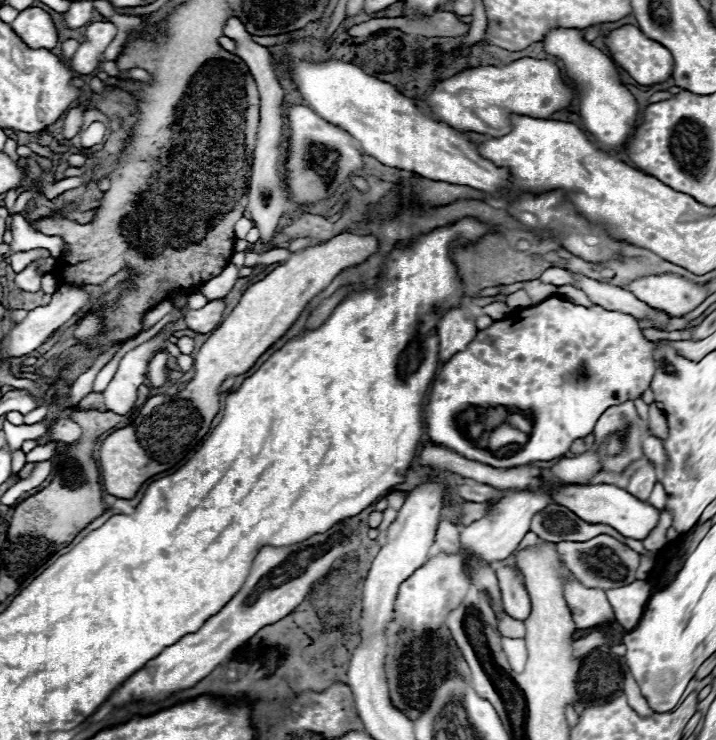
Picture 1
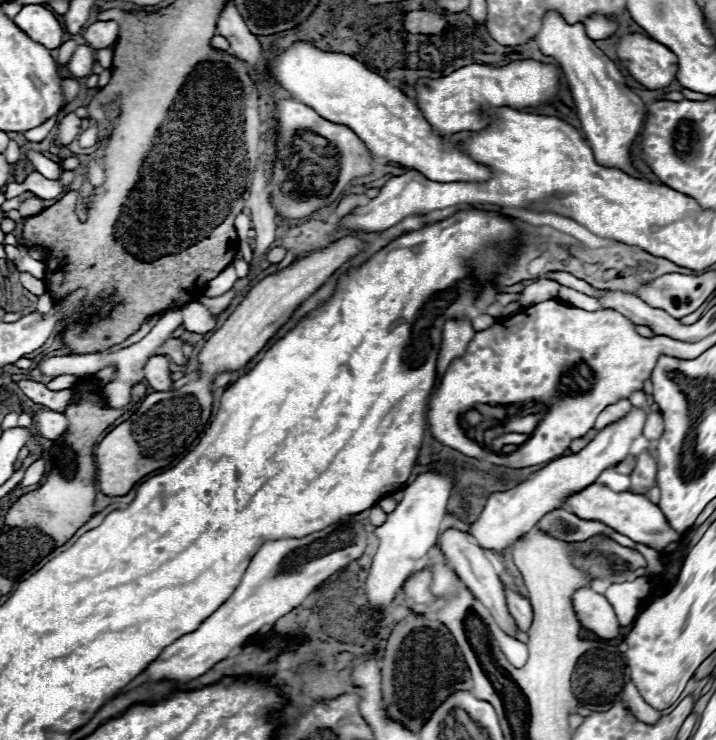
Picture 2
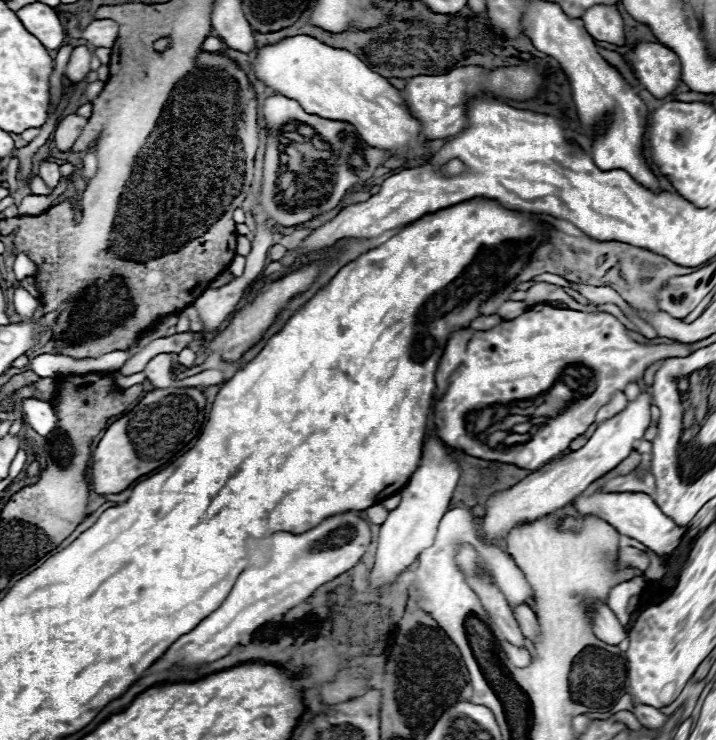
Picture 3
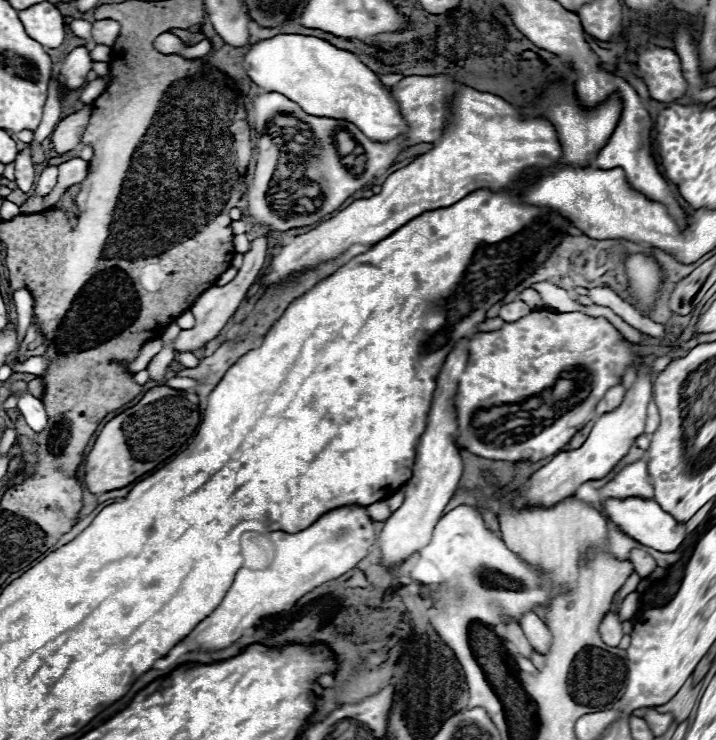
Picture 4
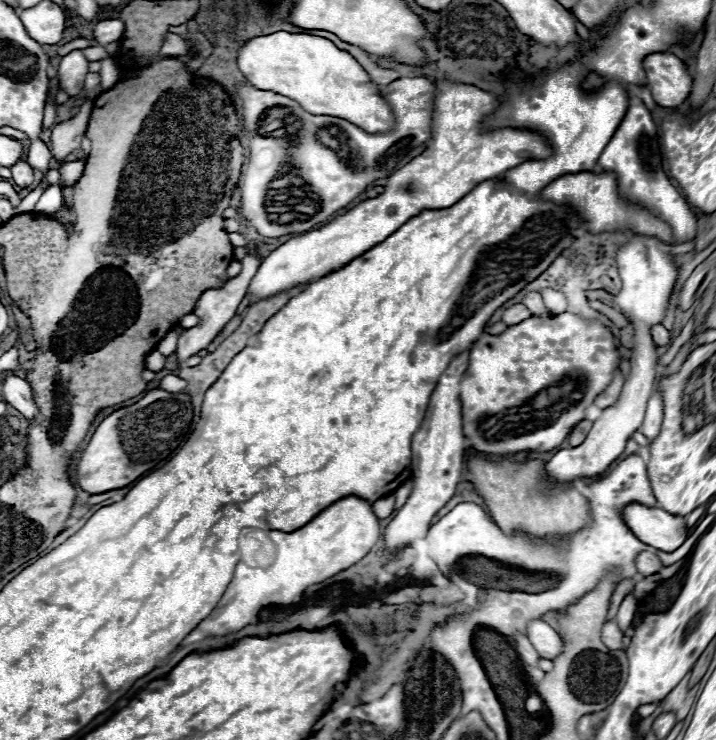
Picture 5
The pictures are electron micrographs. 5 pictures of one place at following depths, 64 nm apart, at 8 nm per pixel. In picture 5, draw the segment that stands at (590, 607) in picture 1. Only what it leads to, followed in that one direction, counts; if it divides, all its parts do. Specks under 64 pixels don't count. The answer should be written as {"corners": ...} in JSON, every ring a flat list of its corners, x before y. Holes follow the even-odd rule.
{"corners":[[606,622,602,628,602,642,610,648,610,650,622,650,622,638,624,634,620,632,616,622]]}

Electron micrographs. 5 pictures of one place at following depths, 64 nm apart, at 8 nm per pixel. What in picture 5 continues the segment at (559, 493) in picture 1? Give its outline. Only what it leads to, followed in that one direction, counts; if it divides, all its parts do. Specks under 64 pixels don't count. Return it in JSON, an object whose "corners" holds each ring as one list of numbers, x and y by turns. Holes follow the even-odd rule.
{"corners":[[630,504,624,508,624,520,644,544,662,552,676,550,688,536,686,520,660,508]]}

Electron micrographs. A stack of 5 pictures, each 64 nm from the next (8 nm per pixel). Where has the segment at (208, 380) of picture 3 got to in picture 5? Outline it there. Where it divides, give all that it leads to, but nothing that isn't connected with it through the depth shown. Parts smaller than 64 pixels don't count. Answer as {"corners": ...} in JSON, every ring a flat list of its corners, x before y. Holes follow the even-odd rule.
{"corners":[[170,374,170,376,164,376,164,378,158,382,158,386,156,386,156,388,164,390,164,392,182,392,182,390,186,388,186,382,184,382,184,380,180,380,178,376]]}

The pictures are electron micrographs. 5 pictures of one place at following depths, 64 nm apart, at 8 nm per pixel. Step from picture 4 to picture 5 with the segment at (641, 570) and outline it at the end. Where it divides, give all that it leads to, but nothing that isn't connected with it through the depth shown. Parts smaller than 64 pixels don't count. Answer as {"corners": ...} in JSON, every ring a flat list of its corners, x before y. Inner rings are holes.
{"corners":[[642,552,638,554,636,558,636,566,638,566,638,572,642,576,650,576,650,574,656,574,658,570,664,568,664,564,660,562,660,558,656,554,650,554,650,552]]}

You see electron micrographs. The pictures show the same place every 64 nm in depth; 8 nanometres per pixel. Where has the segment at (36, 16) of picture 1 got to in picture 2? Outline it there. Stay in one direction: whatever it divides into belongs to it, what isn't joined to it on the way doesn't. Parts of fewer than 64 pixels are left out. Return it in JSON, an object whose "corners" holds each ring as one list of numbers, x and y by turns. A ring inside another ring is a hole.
{"corners":[[28,4,16,16,14,22,36,42,44,44,48,50,54,50,62,44,62,26,56,20,54,12,42,4]]}

